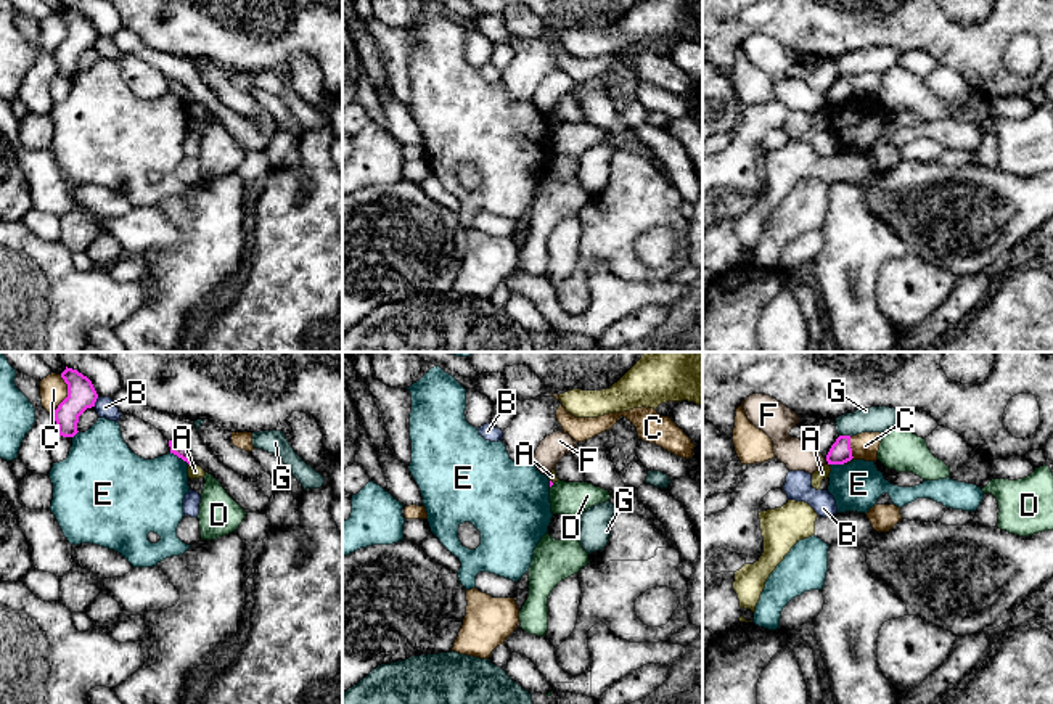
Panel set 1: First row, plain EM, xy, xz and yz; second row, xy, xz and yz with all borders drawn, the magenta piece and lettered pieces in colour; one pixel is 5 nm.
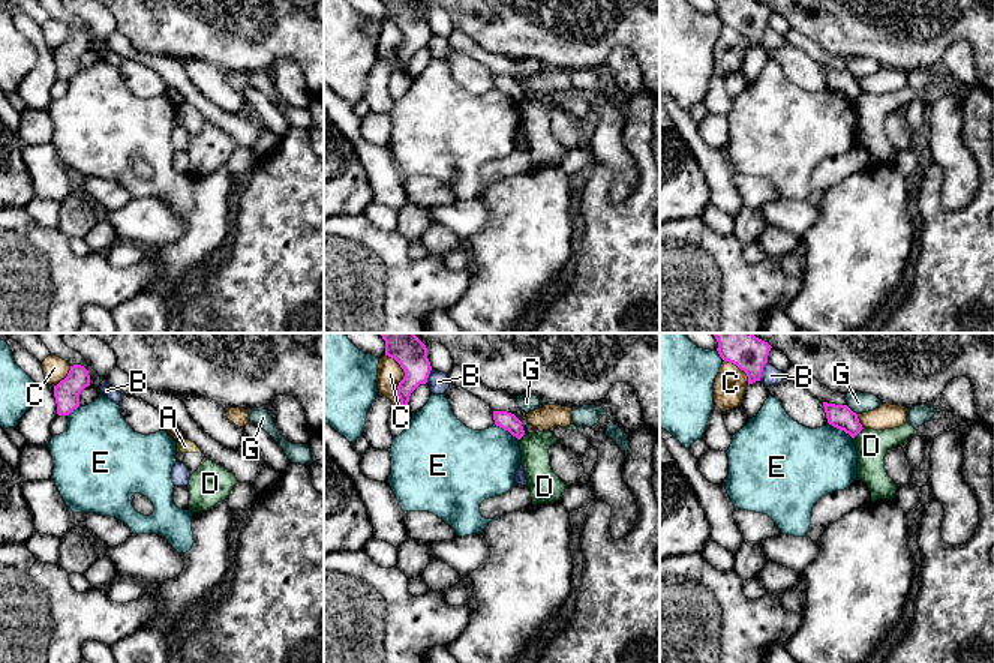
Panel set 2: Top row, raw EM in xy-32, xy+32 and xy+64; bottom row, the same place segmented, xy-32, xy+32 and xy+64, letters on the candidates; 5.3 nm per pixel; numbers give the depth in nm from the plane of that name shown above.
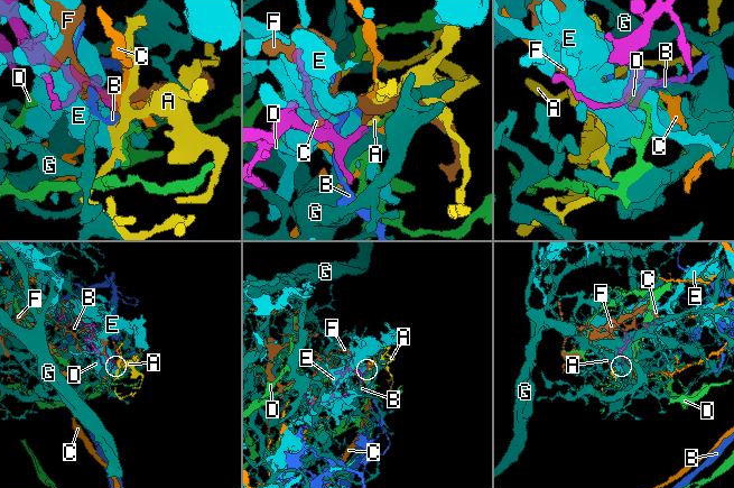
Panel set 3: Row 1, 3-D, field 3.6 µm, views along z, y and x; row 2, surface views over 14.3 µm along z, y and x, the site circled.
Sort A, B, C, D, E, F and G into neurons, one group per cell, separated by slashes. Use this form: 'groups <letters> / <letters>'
groups A / B / C / D / E / F / G

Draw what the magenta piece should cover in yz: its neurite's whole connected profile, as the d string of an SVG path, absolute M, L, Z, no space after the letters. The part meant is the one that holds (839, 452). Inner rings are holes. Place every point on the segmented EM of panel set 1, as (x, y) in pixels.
M839 436L826 455L828 465L844 465L852 458L850 436Z

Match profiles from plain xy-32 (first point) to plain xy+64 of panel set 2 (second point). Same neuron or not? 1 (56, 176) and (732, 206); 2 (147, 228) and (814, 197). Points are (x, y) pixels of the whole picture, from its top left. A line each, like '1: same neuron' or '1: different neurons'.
1: same neuron
2: different neurons

